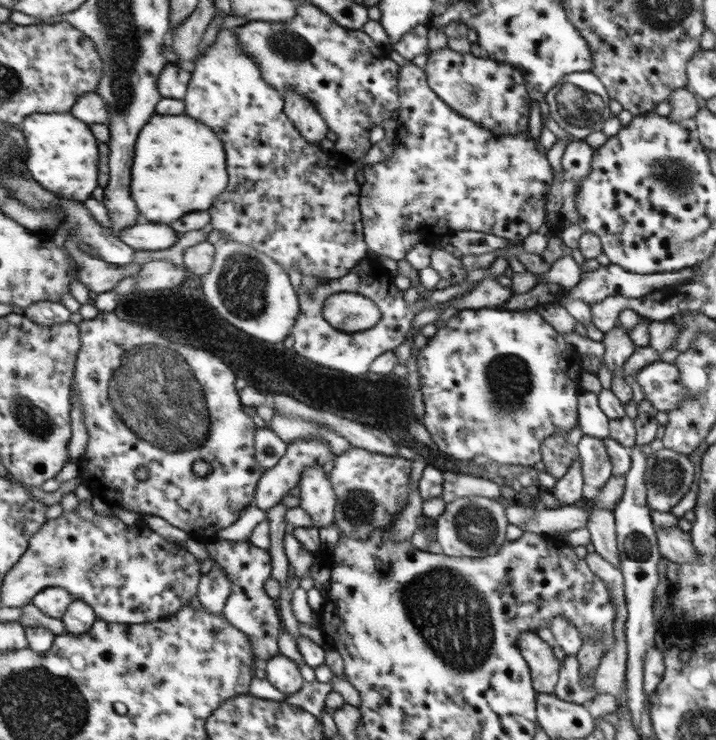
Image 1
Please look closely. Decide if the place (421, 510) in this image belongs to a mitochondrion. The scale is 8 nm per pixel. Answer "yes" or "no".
no

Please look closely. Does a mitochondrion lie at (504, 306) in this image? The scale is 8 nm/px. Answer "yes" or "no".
no

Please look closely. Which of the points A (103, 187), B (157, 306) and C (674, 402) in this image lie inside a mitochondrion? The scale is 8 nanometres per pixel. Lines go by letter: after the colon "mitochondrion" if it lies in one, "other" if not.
A: other
B: other
C: other

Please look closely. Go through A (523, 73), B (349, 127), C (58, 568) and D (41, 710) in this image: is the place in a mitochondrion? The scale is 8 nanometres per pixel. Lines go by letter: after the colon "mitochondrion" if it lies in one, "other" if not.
A: other
B: other
C: mitochondrion
D: mitochondrion

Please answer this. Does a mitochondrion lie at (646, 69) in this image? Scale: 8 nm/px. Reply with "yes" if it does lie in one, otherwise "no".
no

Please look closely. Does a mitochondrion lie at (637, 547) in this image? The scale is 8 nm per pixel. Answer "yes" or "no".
yes

